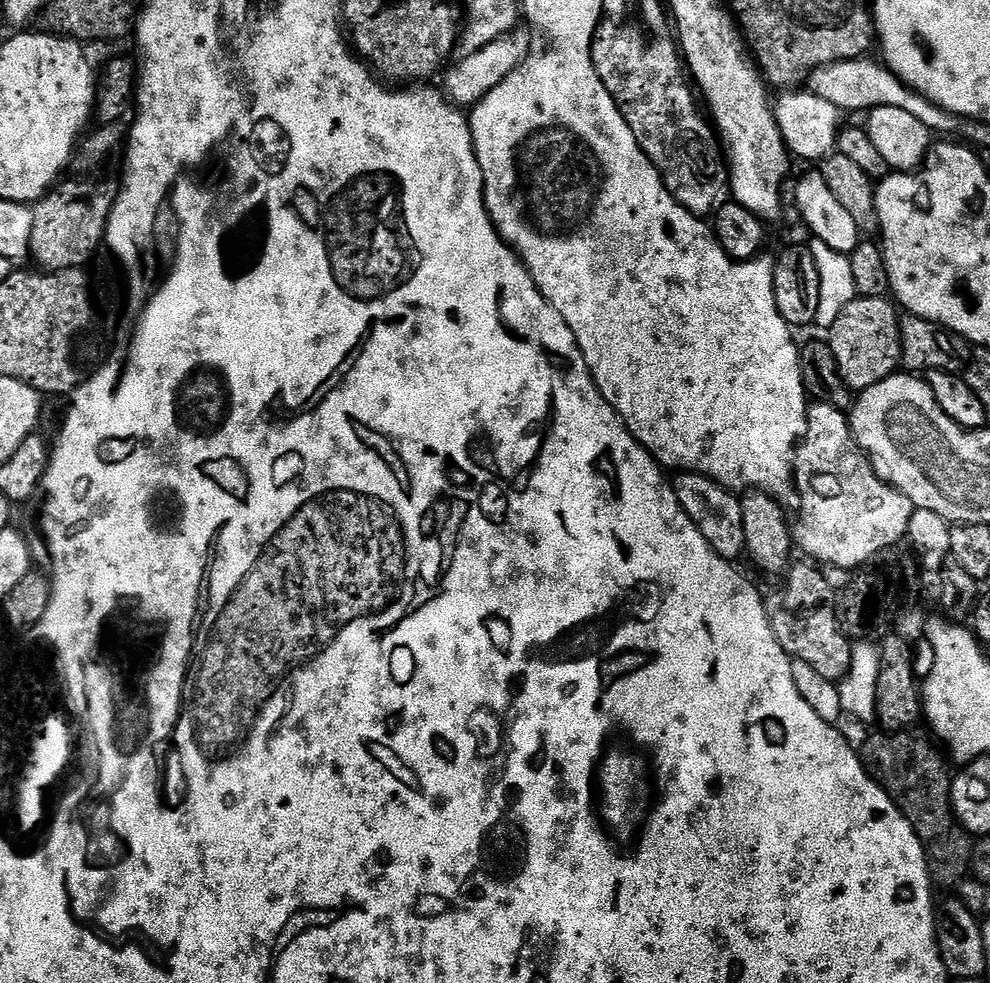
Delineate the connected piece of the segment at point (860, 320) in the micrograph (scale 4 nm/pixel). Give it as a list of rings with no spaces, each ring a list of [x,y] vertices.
[[[857,296],[838,314],[834,326],[827,329],[826,342],[834,354],[840,377],[853,393],[865,392],[870,386],[897,375],[902,364],[900,317],[897,305],[888,296]]]

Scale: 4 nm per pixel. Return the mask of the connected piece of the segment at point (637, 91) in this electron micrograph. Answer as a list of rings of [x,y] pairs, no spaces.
[[[601,22],[596,28],[596,37],[592,40],[592,61],[598,70],[598,78],[602,78],[602,86],[606,86],[606,90],[610,90],[610,98],[614,98],[614,102],[618,106],[622,118],[626,118],[638,146],[644,151],[646,158],[650,158],[652,165],[659,170],[664,185],[670,190],[672,197],[687,212],[691,212],[693,217],[707,217],[717,207],[718,201],[721,199],[721,197],[719,198],[720,191],[723,188],[725,191],[726,168],[722,163],[722,156],[718,151],[718,144],[709,123],[707,126],[703,118],[700,117],[701,105],[698,103],[693,87],[682,67],[681,53],[678,51],[677,45],[673,41],[671,44],[664,36],[647,44],[638,33],[631,32],[630,29],[623,28],[620,24],[622,23]]]

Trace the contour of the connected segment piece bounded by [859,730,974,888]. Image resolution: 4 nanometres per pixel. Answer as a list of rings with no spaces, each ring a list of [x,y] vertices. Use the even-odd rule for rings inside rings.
[[[927,731],[876,733],[859,749],[864,769],[898,806],[900,813],[910,822],[914,834],[924,847],[928,860],[928,875],[933,885],[952,888],[970,872],[973,837],[960,824],[952,808],[952,778],[949,761]],[[945,760],[945,761],[944,761]],[[948,763],[948,764],[947,764]]]

